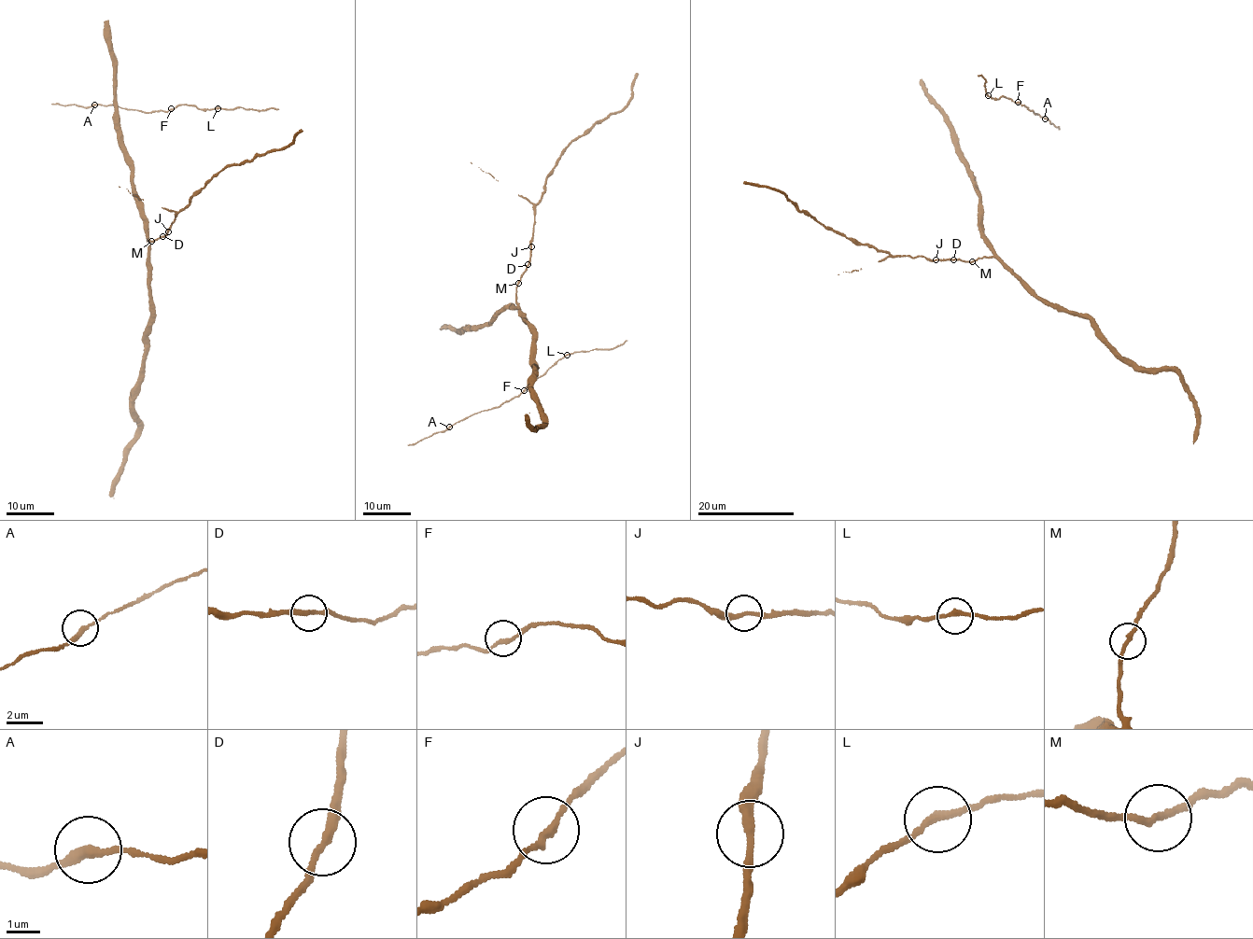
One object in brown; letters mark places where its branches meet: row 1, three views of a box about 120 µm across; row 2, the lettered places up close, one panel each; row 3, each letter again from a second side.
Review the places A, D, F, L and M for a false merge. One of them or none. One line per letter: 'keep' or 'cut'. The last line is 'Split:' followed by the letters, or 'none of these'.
A: keep
D: keep
F: keep
L: keep
M: keep
Split: none of these

